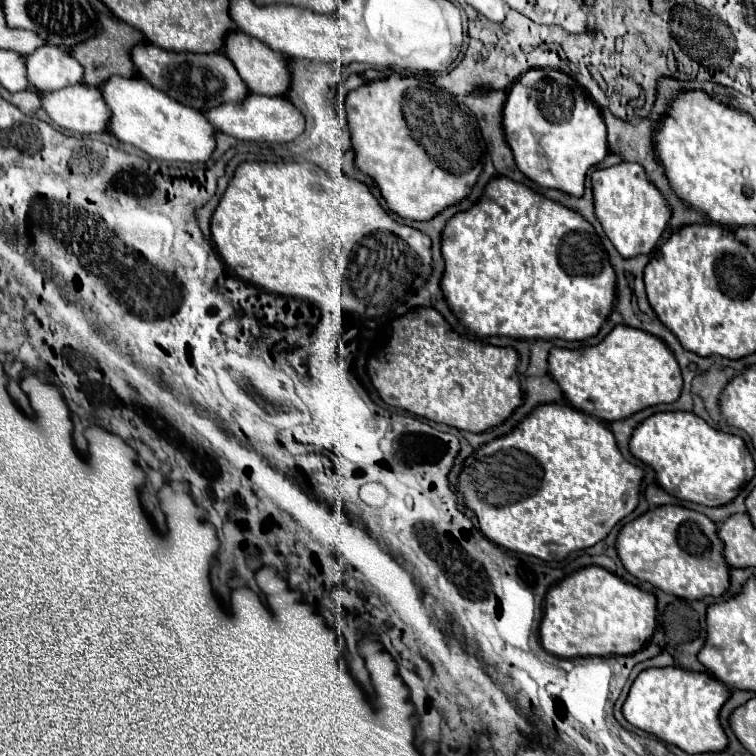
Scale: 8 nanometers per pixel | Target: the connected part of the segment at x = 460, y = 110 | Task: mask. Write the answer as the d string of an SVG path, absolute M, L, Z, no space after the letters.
M389 76L363 84L363 88L347 94L347 124L355 152L355 168L375 180L389 210L401 218L431 220L447 206L461 202L483 170L485 142L473 112L433 82L417 80L415 76Z

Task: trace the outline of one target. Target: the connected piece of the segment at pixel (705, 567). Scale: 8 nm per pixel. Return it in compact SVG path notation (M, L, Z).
M657 506L647 510L619 530L615 546L621 564L633 578L649 582L671 596L699 600L705 596L721 596L729 586L729 566L721 556L717 526L695 510L683 506Z

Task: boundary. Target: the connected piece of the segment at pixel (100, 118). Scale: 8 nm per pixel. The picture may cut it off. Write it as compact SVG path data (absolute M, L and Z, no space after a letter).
M75 84L55 92L45 92L41 94L41 100L49 118L65 130L79 134L107 130L109 108L103 102L99 88Z

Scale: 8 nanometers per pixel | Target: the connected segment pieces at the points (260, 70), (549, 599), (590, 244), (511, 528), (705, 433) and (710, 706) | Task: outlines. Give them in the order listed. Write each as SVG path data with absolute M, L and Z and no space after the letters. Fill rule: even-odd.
M233 30L225 36L223 54L235 64L235 68L237 68L239 76L243 78L243 82L247 84L249 92L265 94L265 96L283 96L287 92L289 82L291 82L289 70L287 70L287 58L279 52L273 52L269 46L265 46L257 38L249 36L245 32Z
M587 566L555 584L545 596L539 636L543 648L559 658L633 654L651 638L657 618L653 594L623 582L601 566Z
M495 176L487 188L485 188L485 196L479 198L469 210L465 212L457 212L449 224L445 226L443 234L441 234L441 254L445 260L445 272L441 276L441 290L445 294L445 300L449 304L449 308L453 310L453 314L457 316L457 320L473 334L477 336L509 336L509 338L525 338L525 340L553 340L553 338L561 338L561 340L585 340L589 336L595 336L601 328L601 324L607 320L611 308L613 308L613 300L615 300L615 272L609 264L607 252L603 248L601 238L597 236L595 228L575 210L565 208L537 192L533 192L529 186L513 182L509 178L501 178Z
M541 404L507 436L477 448L463 462L457 486L465 508L475 512L479 528L487 540L511 552L553 562L563 560L569 552L597 544L617 522L629 516L639 502L641 478L643 470L621 456L607 424L571 406Z
M655 412L635 428L629 450L655 470L657 482L665 492L703 506L731 502L755 474L755 464L743 438L711 428L693 412Z
M679 666L649 668L635 678L623 704L623 716L635 728L689 754L719 752L727 746L727 736L719 724L719 710L727 698L729 688L707 672L691 672Z

